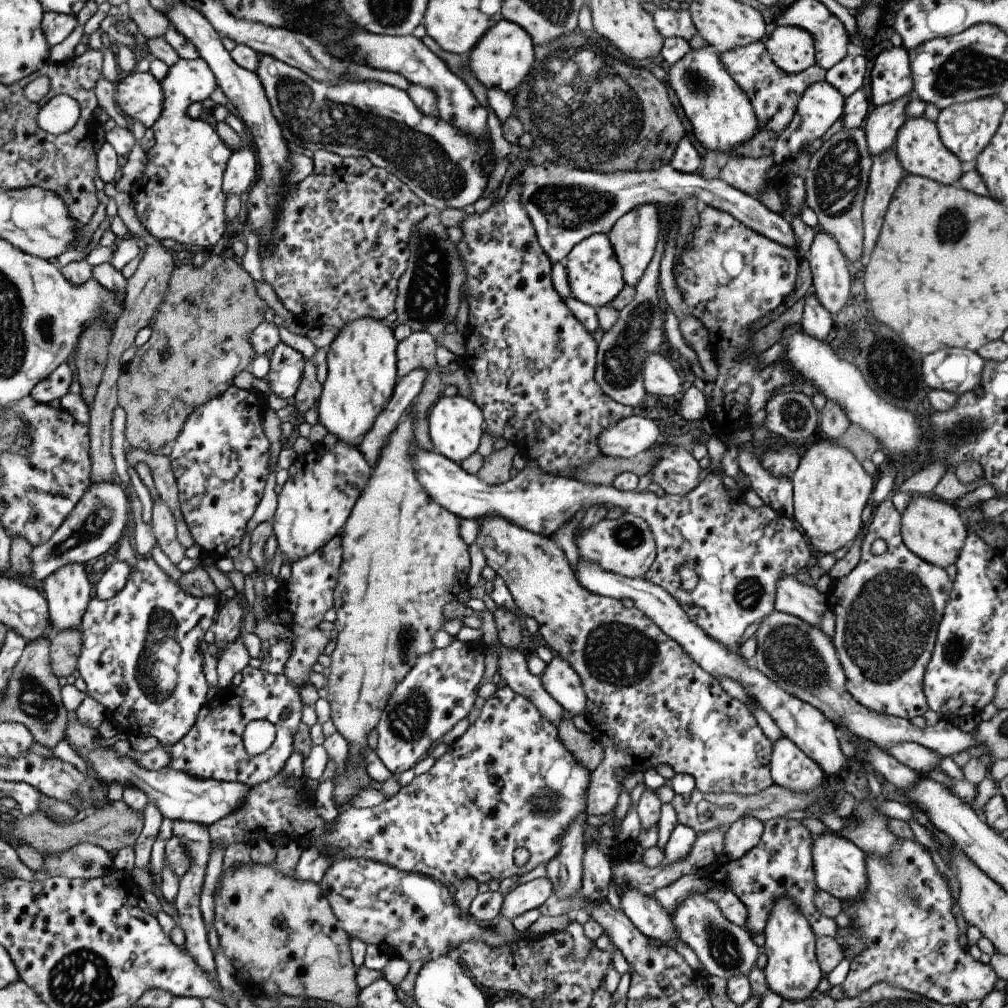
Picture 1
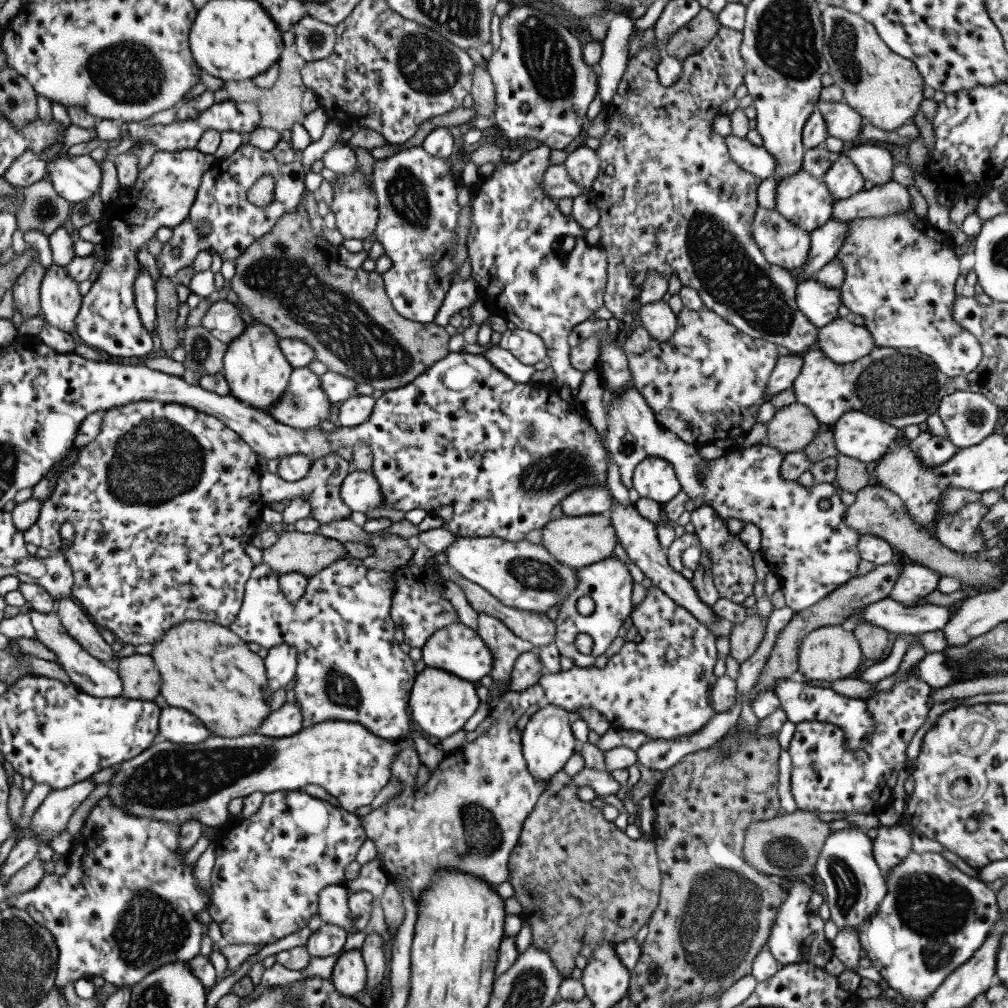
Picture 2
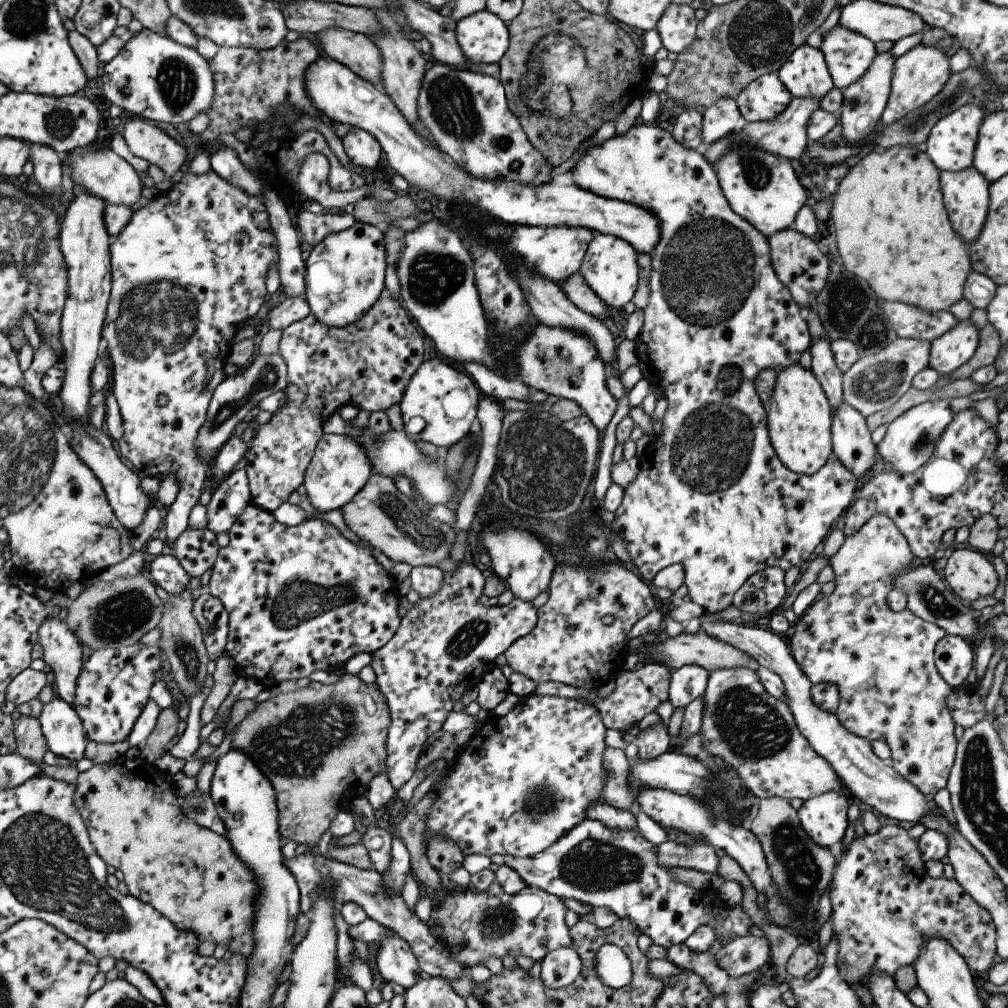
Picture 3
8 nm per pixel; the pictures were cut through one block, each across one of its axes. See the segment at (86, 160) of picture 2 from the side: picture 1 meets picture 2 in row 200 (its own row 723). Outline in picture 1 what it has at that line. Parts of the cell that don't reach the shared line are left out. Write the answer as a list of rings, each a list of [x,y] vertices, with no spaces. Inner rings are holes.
[[[70,712],[67,719],[69,724],[65,729],[64,739],[79,756],[86,756],[92,762],[92,768],[98,774],[100,782],[106,786],[118,781],[123,788],[128,785],[141,788],[146,796],[153,800],[162,816],[170,820],[194,821],[209,827],[238,809],[249,792],[250,787],[241,782],[194,778],[189,774],[172,770],[170,767],[147,771],[128,756],[120,758],[112,747],[100,747],[98,741],[101,737],[98,731],[90,728],[85,722],[79,721],[75,712]]]

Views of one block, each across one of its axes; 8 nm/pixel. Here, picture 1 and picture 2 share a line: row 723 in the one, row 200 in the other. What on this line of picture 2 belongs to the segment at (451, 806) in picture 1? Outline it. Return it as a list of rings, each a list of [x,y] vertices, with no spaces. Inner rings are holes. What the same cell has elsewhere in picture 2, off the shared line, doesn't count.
[[[545,142],[526,151],[519,160],[496,162],[493,173],[488,178],[469,187],[472,201],[472,217],[467,236],[467,253],[472,265],[471,277],[478,285],[478,299],[488,306],[491,316],[505,318],[517,328],[529,330],[544,341],[548,349],[546,361],[555,372],[558,394],[562,400],[571,400],[580,392],[584,373],[576,370],[570,362],[568,334],[572,328],[584,320],[589,320],[596,310],[604,306],[607,285],[607,257],[603,245],[594,245],[586,240],[586,229],[572,217],[559,209],[556,201],[544,192],[544,173],[550,167],[550,151]],[[566,236],[575,240],[571,252],[562,248]]]

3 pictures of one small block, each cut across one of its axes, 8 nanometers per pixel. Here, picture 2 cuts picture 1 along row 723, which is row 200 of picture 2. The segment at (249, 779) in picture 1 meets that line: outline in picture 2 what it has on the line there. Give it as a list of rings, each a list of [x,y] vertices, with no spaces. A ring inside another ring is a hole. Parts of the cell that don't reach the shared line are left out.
[[[250,143],[240,145],[230,156],[215,159],[210,170],[202,174],[200,186],[190,212],[184,221],[172,228],[173,236],[162,246],[156,257],[158,271],[162,276],[172,277],[178,270],[191,266],[199,252],[218,253],[222,260],[236,260],[264,234],[268,234],[278,220],[286,214],[297,212],[296,206],[304,190],[304,167],[300,156],[290,164],[280,164],[270,151],[262,151]],[[262,177],[274,178],[274,197],[268,205],[258,207],[248,201],[248,190]],[[200,222],[210,222],[210,233],[202,237],[198,233]],[[172,249],[178,250],[177,260],[171,258]]]

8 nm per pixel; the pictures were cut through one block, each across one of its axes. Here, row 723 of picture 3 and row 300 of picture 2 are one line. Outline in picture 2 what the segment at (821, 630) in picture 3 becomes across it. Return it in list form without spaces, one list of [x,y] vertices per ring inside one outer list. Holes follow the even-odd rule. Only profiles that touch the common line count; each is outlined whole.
[[[908,207],[906,211],[900,211],[900,213],[880,217],[852,219],[852,221],[848,223],[846,232],[848,232],[848,235],[846,235],[846,239],[844,239],[844,243],[842,243],[842,246],[838,249],[838,253],[835,257],[842,264],[844,270],[846,270],[844,282],[839,288],[840,302],[842,302],[842,306],[846,306],[846,309],[849,309],[850,312],[860,314],[860,316],[865,318],[864,325],[868,332],[872,334],[872,338],[874,338],[876,345],[882,348],[888,346],[888,348],[914,349],[922,354],[926,354],[927,357],[930,357],[931,360],[934,361],[934,364],[937,365],[938,369],[950,378],[972,372],[982,360],[983,352],[976,336],[970,334],[968,330],[964,330],[960,324],[954,322],[954,301],[956,299],[954,286],[962,271],[959,267],[960,255],[955,252],[952,239],[947,237],[947,234],[943,234],[941,231],[934,228],[934,225],[927,222],[926,218],[916,215],[914,209],[910,209],[910,207]]]

